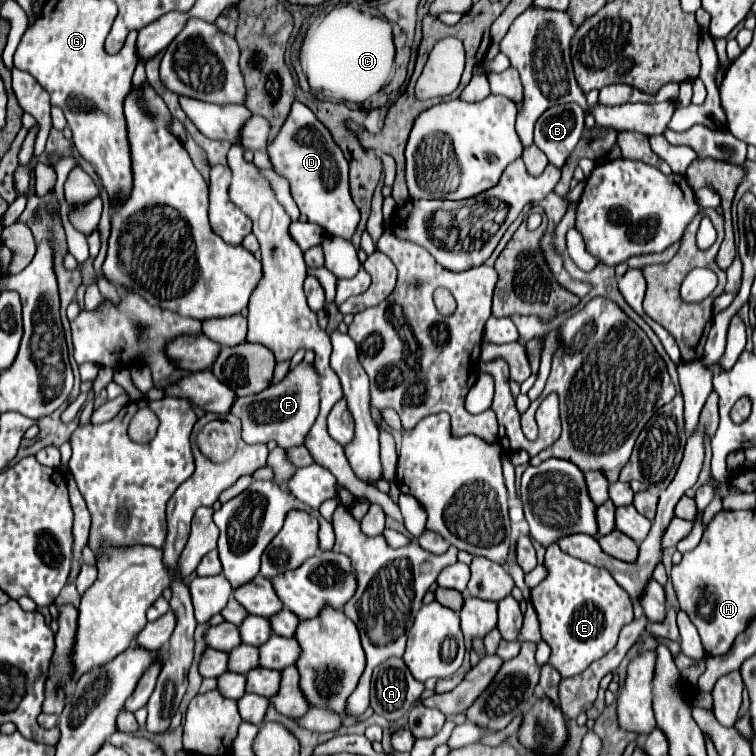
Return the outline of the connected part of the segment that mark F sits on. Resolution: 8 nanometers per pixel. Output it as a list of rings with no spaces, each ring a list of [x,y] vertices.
[[[301,360],[287,376],[269,386],[267,390],[255,396],[243,396],[235,400],[235,408],[231,410],[243,422],[243,440],[247,444],[259,444],[275,440],[281,448],[295,448],[305,446],[307,434],[317,420],[319,414],[319,374],[313,364]]]

